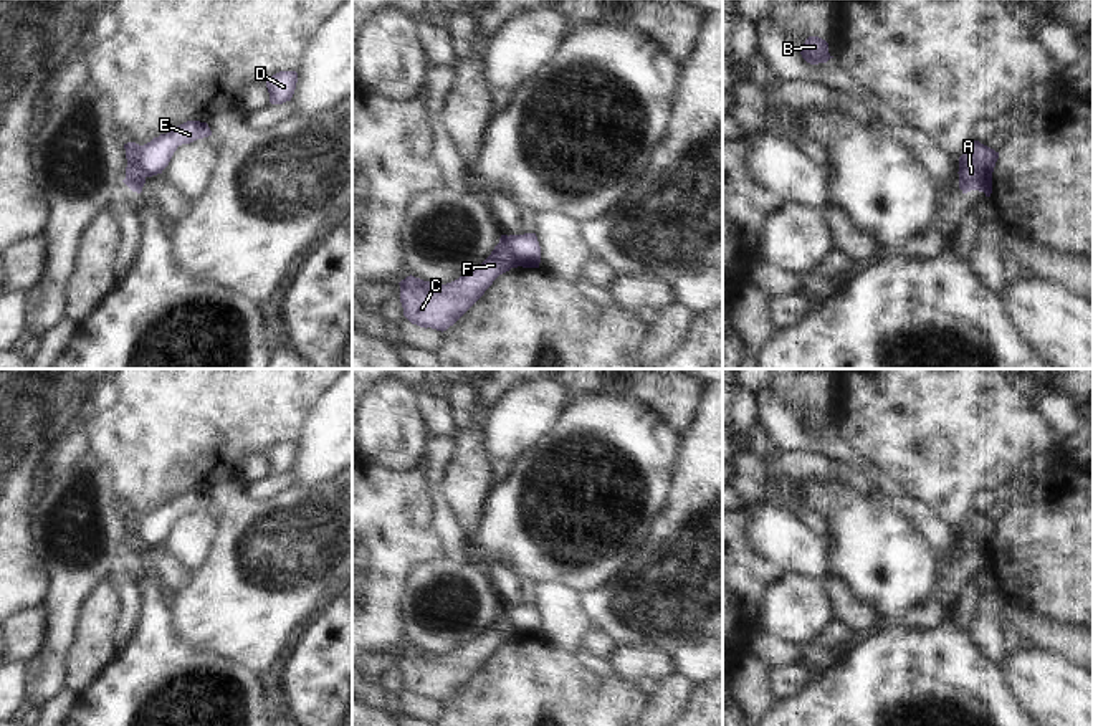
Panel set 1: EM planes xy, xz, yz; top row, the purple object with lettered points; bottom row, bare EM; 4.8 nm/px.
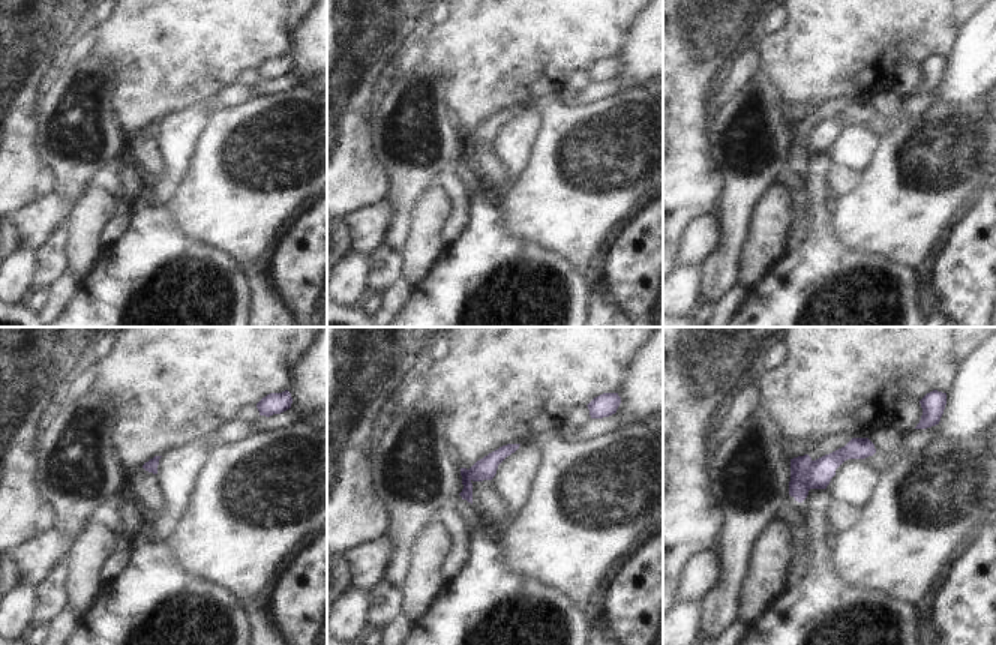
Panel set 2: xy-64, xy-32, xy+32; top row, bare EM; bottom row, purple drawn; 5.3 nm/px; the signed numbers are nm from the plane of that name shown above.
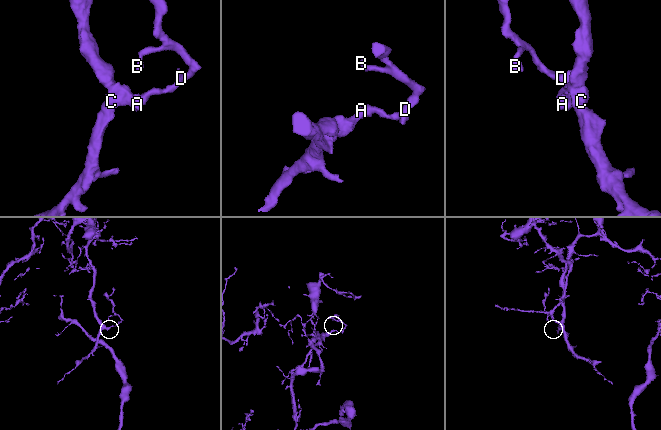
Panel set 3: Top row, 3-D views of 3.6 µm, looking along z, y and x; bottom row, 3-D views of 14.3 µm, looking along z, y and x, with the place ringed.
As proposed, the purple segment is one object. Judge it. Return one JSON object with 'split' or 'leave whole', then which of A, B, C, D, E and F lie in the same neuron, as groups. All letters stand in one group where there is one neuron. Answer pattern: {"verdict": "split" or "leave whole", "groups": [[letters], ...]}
{"verdict": "split", "groups": [["A", "C", "F"], ["B", "D", "E"]]}

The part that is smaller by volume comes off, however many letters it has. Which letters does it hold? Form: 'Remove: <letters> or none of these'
Remove: B, D, E

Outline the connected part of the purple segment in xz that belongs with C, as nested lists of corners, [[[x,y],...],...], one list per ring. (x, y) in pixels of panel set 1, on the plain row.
[[[501,605],[491,625],[468,645],[446,655],[435,655],[415,647],[407,647],[400,655],[403,686],[420,698],[446,701],[453,696],[493,655],[493,652],[518,638],[509,623],[509,607]]]

